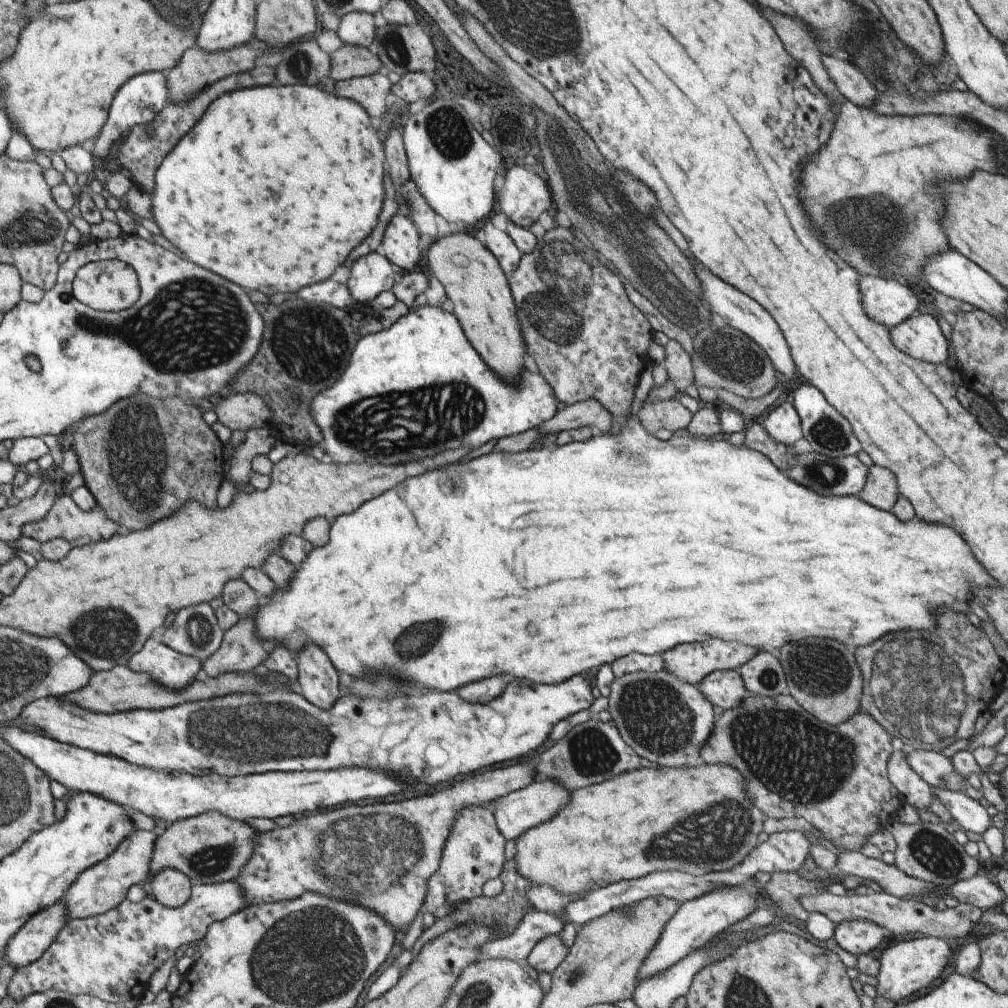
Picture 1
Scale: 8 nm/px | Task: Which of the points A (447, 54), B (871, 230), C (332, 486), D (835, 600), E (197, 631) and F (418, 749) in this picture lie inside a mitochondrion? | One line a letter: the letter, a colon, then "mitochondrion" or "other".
A: other
B: mitochondrion
C: other
D: other
E: mitochondrion
F: other

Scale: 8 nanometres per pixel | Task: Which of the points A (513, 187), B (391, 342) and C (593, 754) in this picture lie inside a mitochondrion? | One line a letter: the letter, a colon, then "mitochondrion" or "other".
A: other
B: other
C: mitochondrion

